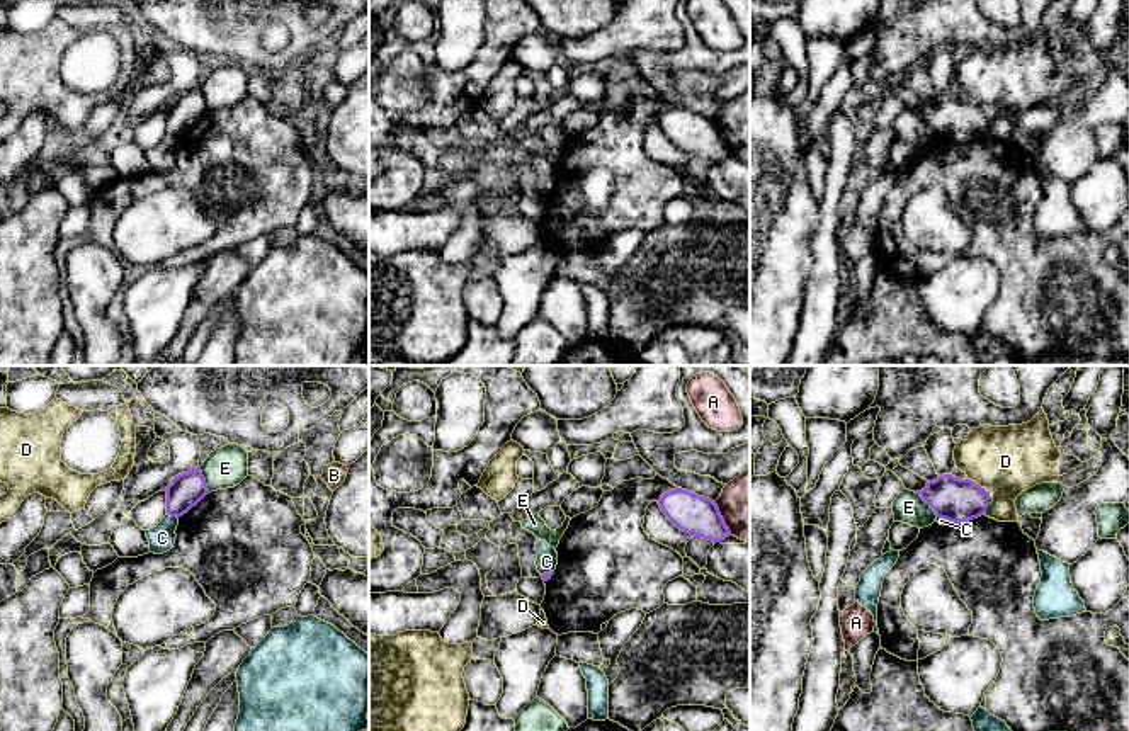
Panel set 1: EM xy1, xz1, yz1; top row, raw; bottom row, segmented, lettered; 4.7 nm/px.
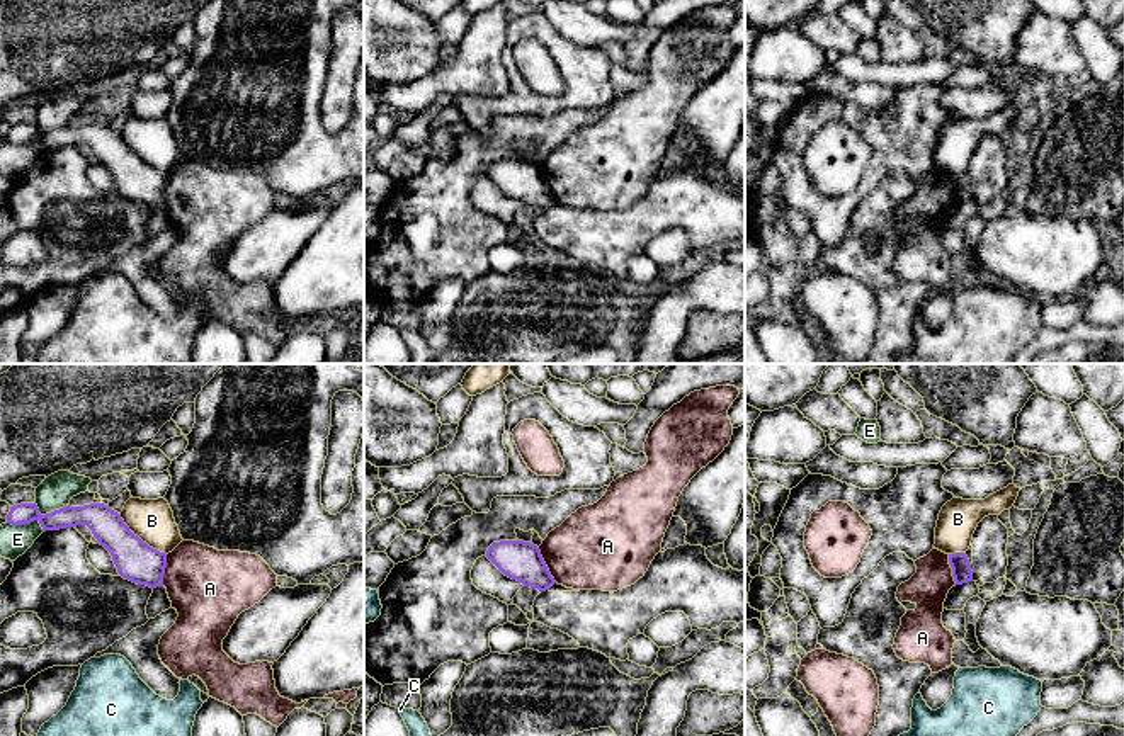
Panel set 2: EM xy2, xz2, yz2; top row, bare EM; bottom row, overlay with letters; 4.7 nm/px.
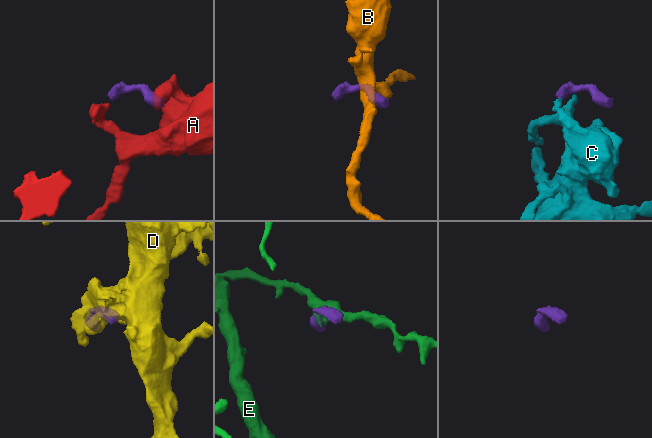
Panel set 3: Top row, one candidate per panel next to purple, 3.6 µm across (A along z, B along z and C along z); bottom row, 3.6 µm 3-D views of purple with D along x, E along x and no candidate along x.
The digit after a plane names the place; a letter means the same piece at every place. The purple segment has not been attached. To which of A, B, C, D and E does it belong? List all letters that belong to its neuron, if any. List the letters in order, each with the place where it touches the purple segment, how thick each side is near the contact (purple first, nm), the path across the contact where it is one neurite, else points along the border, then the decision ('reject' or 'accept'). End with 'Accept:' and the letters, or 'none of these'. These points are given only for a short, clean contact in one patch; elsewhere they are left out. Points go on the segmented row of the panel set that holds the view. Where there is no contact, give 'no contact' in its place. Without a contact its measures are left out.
A: xz2 (544, 565) | 190/380 nm | along xz2 (538, 548), (550, 575), (556, 582) | reject
B: xy2 (140, 539) | 190/200 nm | along xy2 (119, 515), (135, 534), (165, 554) | reject
C: xy1 (172, 515) | 160/130 nm | across xy1 (186, 490), (172, 515), (162, 538) | accept
D: yz1 (978, 485) | 220/320 nm | along yz1 (968, 478), (990, 493) | reject
E: xy2 (28, 522) | 100/140 nm | reject
Accept: C

